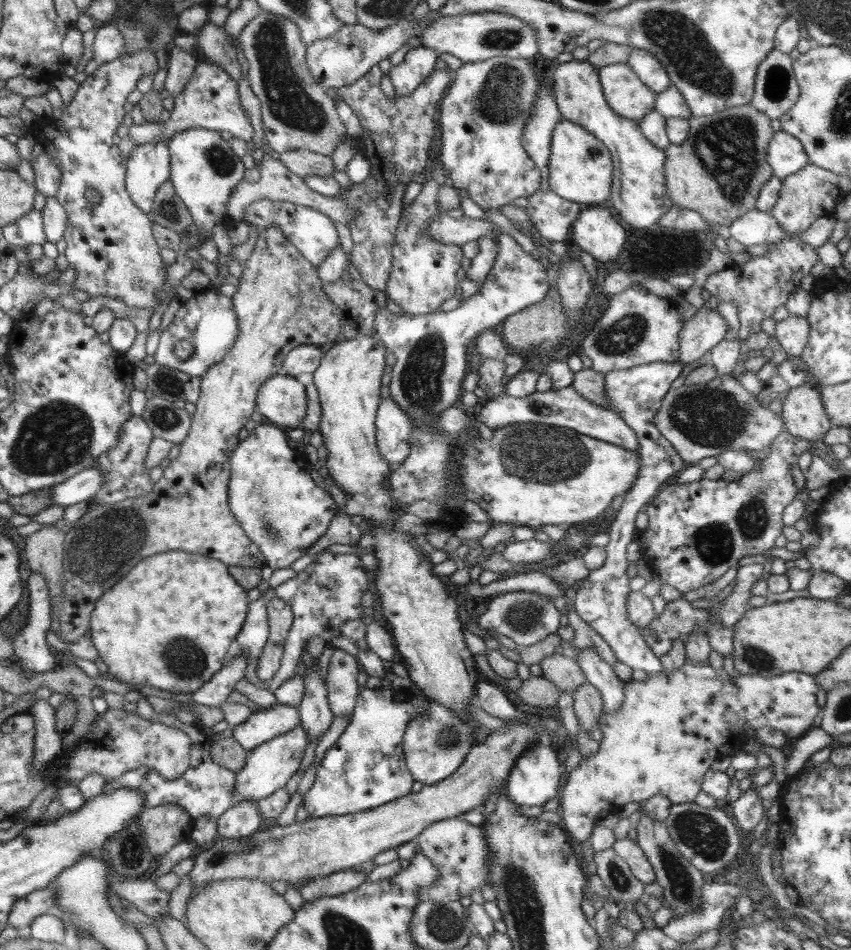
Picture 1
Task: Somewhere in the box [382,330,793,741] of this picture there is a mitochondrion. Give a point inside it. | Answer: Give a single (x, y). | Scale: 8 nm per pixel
(533, 454)

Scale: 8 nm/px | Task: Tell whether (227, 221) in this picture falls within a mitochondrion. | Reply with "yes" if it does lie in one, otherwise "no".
no

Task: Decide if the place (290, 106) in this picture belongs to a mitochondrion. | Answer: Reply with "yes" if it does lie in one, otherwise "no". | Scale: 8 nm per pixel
yes

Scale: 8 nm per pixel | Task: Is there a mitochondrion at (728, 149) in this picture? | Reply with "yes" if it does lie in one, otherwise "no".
yes

